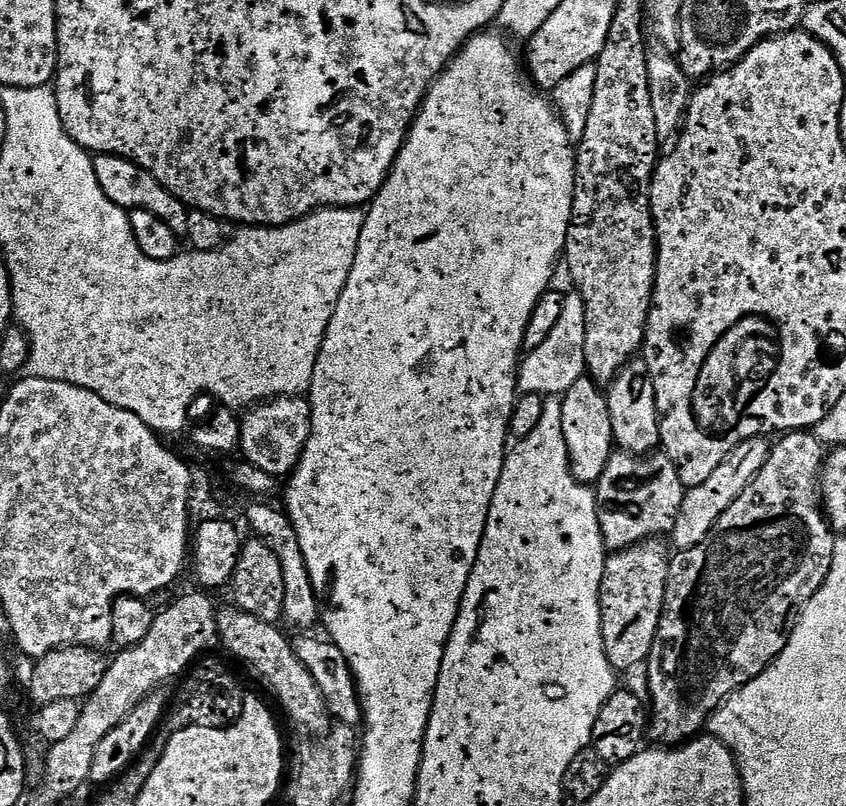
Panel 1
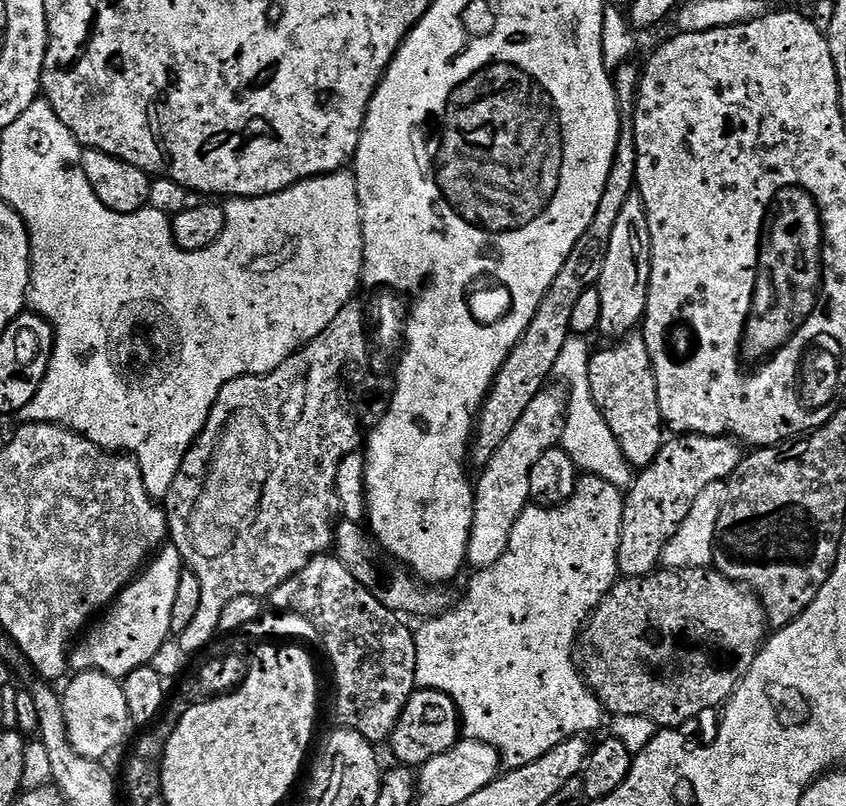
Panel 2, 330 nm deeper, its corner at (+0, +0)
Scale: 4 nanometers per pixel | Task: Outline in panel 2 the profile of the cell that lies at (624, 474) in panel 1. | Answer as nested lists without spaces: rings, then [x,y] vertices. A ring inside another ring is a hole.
[[[629,334],[617,339],[609,348],[591,353],[588,360],[588,384],[592,387],[592,400],[604,415],[622,454],[633,469],[643,470],[666,443],[665,425],[660,418],[656,394],[656,376],[652,372],[652,359],[643,335]]]

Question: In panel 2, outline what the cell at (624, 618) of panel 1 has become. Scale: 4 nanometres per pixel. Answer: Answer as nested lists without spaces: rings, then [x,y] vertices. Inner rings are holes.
[[[680,434],[672,439],[633,479],[624,496],[616,567],[625,577],[648,576],[657,571],[664,547],[690,514],[698,494],[708,484],[727,481],[742,459],[741,445],[728,436]]]

